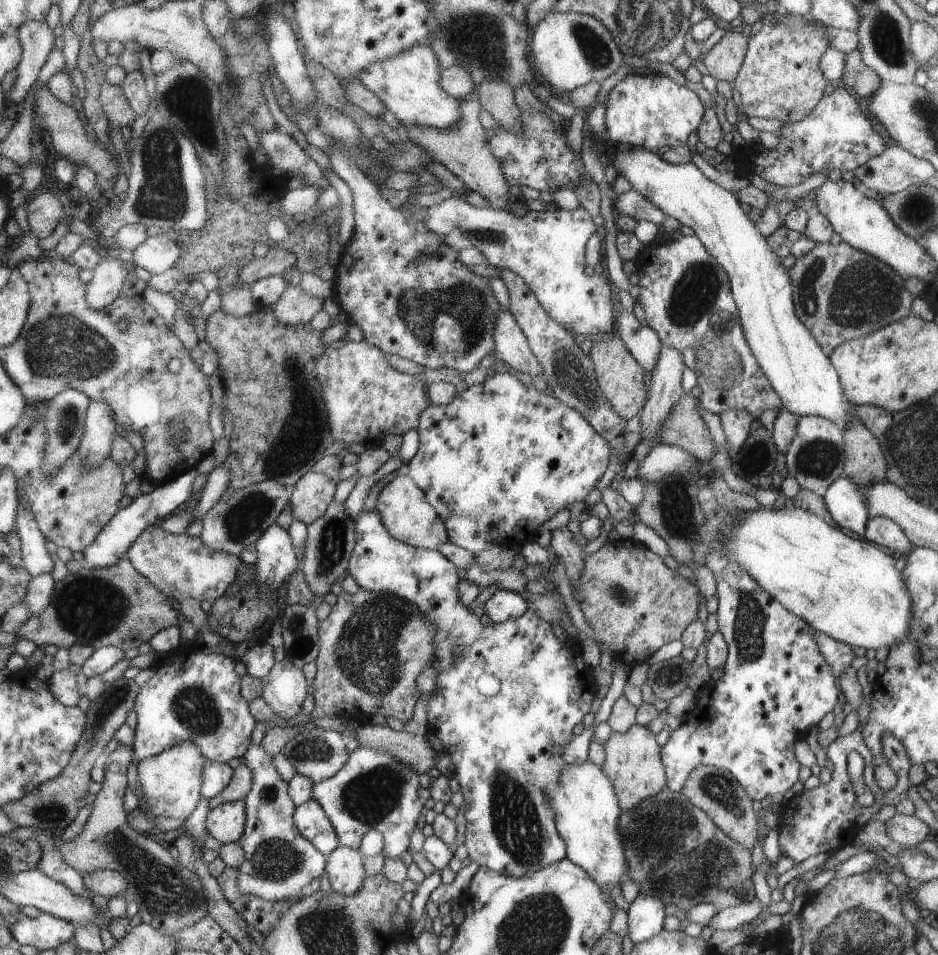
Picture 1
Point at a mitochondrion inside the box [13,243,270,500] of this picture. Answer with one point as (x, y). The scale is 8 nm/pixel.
(60, 345)

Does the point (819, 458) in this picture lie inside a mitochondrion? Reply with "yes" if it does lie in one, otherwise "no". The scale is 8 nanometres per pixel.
yes

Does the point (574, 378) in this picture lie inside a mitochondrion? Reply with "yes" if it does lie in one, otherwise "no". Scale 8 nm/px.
yes

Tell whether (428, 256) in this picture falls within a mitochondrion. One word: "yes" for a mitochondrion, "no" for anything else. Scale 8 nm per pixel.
yes

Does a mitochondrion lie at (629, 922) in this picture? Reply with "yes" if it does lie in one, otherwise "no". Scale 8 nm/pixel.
no

